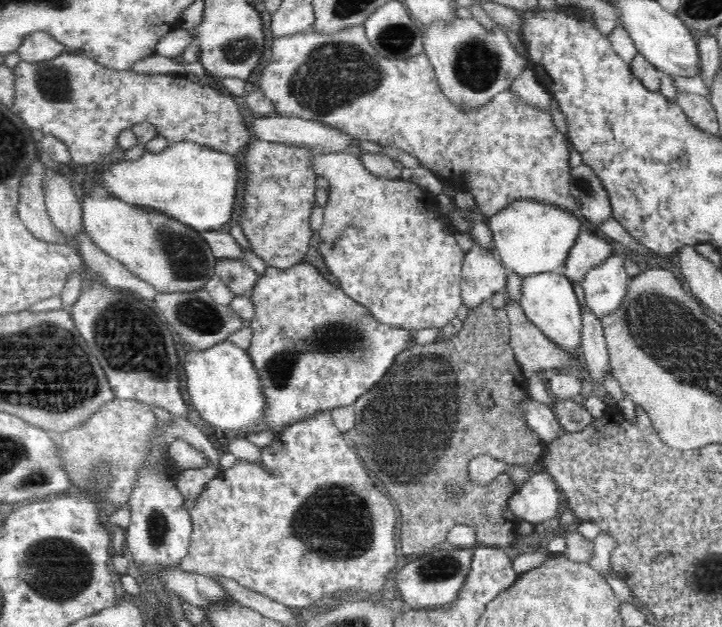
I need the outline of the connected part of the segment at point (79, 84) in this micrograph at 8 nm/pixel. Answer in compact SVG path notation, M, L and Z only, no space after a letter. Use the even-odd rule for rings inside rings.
M68 52L42 62L22 60L13 70L13 109L31 130L38 129L63 140L68 146L72 162L76 164L103 163L110 154L114 154L118 146L118 134L144 121L154 124L157 134L170 143L190 141L231 155L242 152L252 140L252 134L244 124L247 119L240 114L236 97L226 91L219 92L214 87L192 83L186 77L175 77L174 73L139 74L132 69L116 71L86 55Z

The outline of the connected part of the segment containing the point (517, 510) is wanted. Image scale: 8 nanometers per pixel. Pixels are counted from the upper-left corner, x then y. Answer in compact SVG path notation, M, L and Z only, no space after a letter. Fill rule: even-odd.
M544 470L528 478L528 482L519 488L507 503L516 519L536 526L544 520L559 516L559 492L555 480Z

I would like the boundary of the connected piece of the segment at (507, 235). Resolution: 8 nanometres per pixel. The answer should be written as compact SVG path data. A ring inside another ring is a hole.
M518 198L488 219L496 254L508 271L523 278L560 270L580 232L580 221L572 212L542 200Z

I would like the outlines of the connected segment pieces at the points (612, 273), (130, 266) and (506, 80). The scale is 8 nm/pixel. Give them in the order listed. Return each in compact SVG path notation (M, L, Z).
M613 254L606 258L599 266L592 268L582 280L588 309L600 320L611 316L622 304L630 280L622 255Z
M88 192L84 195L84 200L81 203L81 211L83 218L83 230L85 233L92 238L96 247L103 249L111 258L118 260L133 276L136 276L139 280L152 284L159 293L169 292L190 292L203 289L208 280L212 280L215 277L215 267L218 260L212 254L209 245L202 239L202 236L194 230L192 227L186 226L184 223L178 222L178 220L170 220L169 216L162 216L162 213L158 211L154 212L142 212L142 207L134 208L132 203L124 203L122 200L106 200L106 196L94 196L94 192Z
M476 18L470 20L434 20L424 30L425 53L438 77L441 91L452 100L454 104L464 107L476 107L488 104L496 94L509 89L511 82L521 73L524 67L534 67L527 53L518 53L514 46L508 42L506 34L500 30L500 26L494 26L492 32L484 30Z

